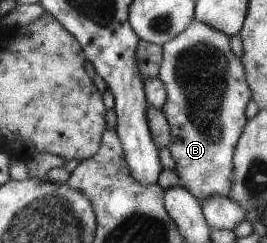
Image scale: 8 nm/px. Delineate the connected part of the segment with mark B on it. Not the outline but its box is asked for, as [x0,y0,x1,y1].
[157,19,251,201]

